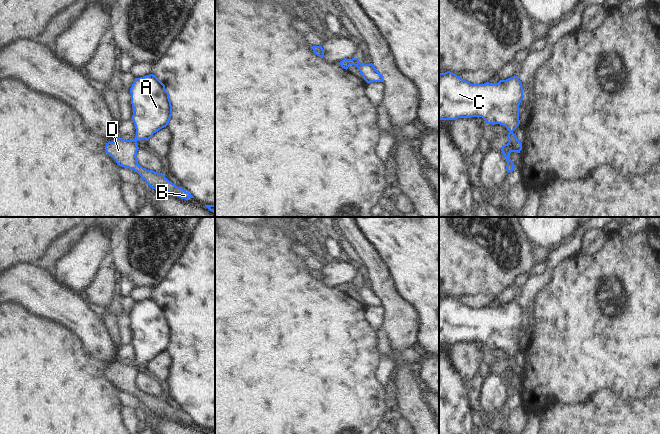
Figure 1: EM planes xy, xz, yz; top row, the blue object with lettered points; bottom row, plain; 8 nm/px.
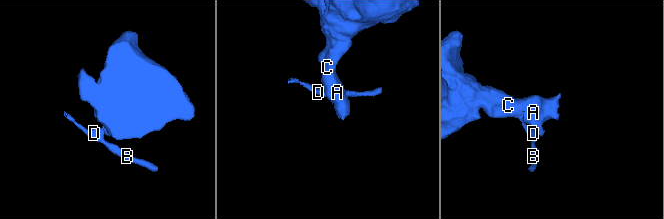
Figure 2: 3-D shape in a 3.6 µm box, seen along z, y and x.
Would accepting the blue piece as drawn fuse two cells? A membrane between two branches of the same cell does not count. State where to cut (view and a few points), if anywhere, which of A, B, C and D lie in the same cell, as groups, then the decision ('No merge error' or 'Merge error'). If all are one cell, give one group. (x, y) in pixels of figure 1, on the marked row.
Split along yz (509, 140), (519, 151). Groups: A C / B D. Merge error

